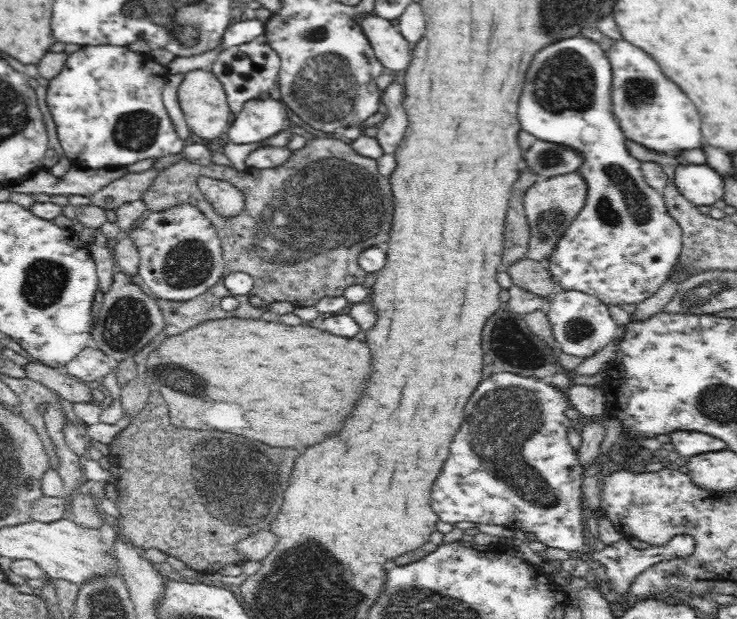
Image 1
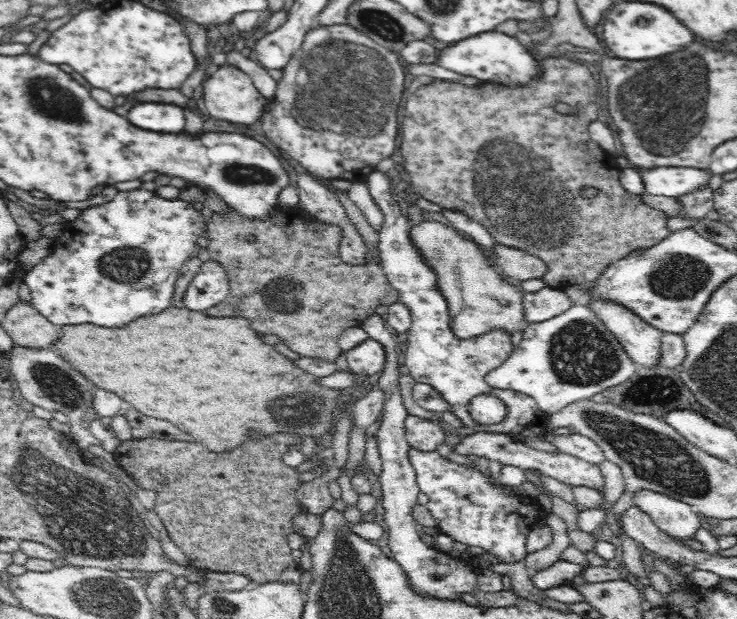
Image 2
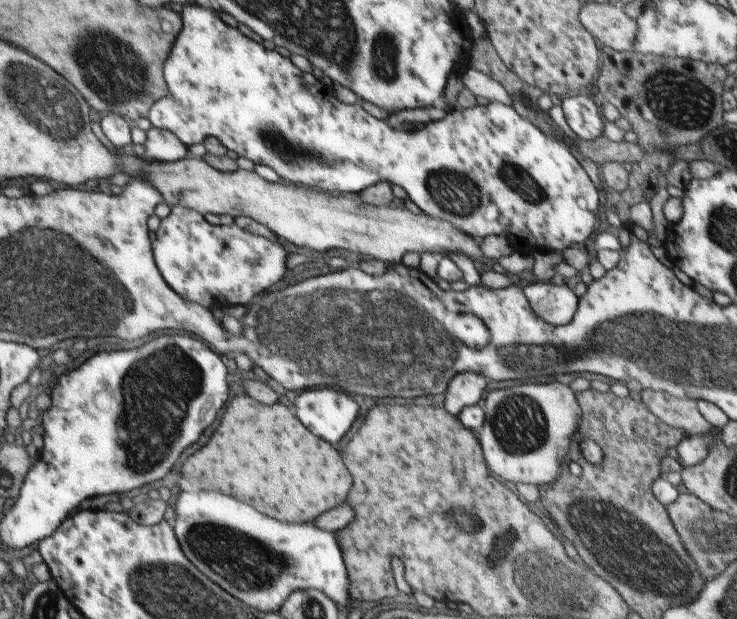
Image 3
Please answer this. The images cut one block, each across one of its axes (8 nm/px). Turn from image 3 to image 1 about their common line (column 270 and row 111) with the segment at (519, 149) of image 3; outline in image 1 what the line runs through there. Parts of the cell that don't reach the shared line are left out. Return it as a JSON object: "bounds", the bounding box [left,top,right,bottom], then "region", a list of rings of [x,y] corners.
{"bounds":[46,44,184,169],"region":[[[96,44],[96,45],[83,45],[74,54],[70,54],[70,58],[66,60],[66,64],[50,82],[48,82],[48,94],[46,94],[46,104],[50,108],[50,114],[52,114],[52,120],[56,122],[56,134],[58,134],[58,140],[60,140],[60,146],[66,154],[72,154],[67,156],[68,160],[72,160],[73,166],[78,168],[98,169],[98,168],[120,168],[122,166],[128,166],[138,160],[146,158],[158,159],[162,156],[170,154],[178,154],[182,152],[184,145],[183,140],[178,137],[175,132],[175,126],[169,119],[167,110],[163,106],[163,98],[161,93],[163,87],[168,80],[170,71],[161,66],[158,62],[154,61],[154,58],[149,53],[138,53],[131,49],[128,44]]]}

